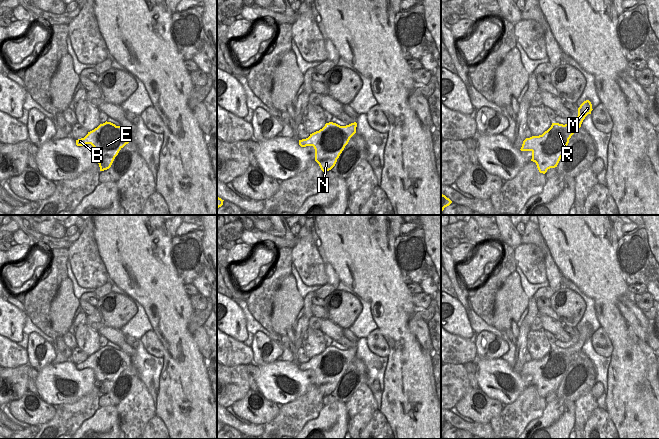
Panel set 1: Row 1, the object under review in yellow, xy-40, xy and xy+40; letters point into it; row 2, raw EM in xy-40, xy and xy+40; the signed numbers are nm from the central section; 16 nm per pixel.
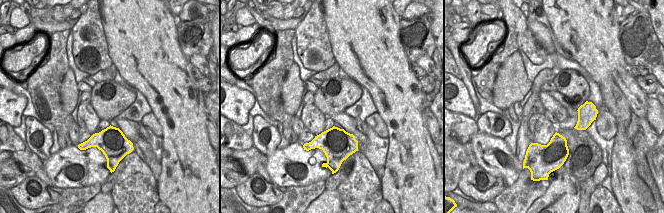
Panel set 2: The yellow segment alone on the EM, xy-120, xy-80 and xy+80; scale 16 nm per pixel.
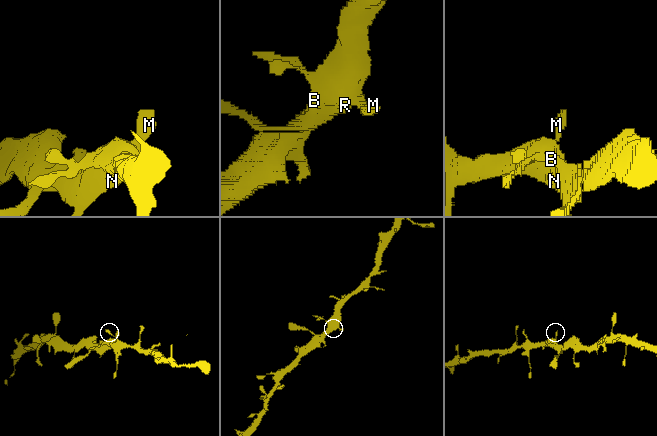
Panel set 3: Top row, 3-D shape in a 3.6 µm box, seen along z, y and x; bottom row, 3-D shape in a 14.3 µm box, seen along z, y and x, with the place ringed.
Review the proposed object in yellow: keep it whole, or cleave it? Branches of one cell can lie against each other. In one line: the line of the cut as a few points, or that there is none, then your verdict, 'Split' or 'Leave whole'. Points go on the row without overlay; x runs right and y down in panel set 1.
No split. Leave whole

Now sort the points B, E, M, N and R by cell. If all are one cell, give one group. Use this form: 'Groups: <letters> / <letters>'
Groups: B E M N R

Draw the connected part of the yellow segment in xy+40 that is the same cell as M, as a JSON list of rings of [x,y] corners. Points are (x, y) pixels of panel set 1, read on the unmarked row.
[[[584,325],[578,332],[578,340],[574,345],[565,349],[552,347],[542,359],[526,362],[520,374],[531,375],[531,385],[536,387],[540,397],[545,398],[548,393],[557,391],[574,354],[581,351],[583,344],[592,334],[591,326]]]

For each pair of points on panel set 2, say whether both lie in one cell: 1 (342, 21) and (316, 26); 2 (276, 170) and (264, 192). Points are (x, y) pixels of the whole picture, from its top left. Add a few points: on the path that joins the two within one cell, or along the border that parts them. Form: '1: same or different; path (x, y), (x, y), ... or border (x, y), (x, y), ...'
1: different; border (321, 10), (324, 16), (328, 39), (332, 47)
2: different; border (271, 183), (277, 187)

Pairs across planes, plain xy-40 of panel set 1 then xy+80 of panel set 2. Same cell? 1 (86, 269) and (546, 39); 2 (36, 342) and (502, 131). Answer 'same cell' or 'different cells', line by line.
1: different cells
2: same cell

